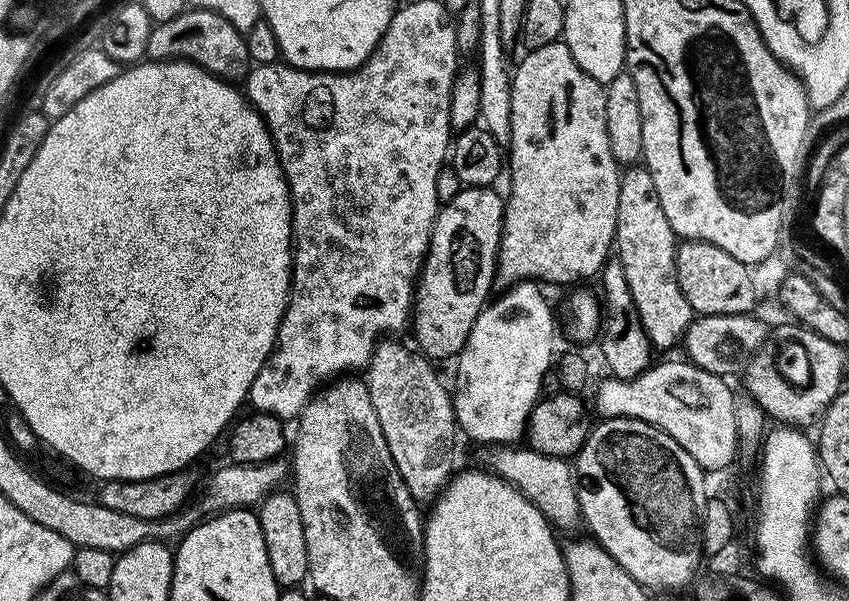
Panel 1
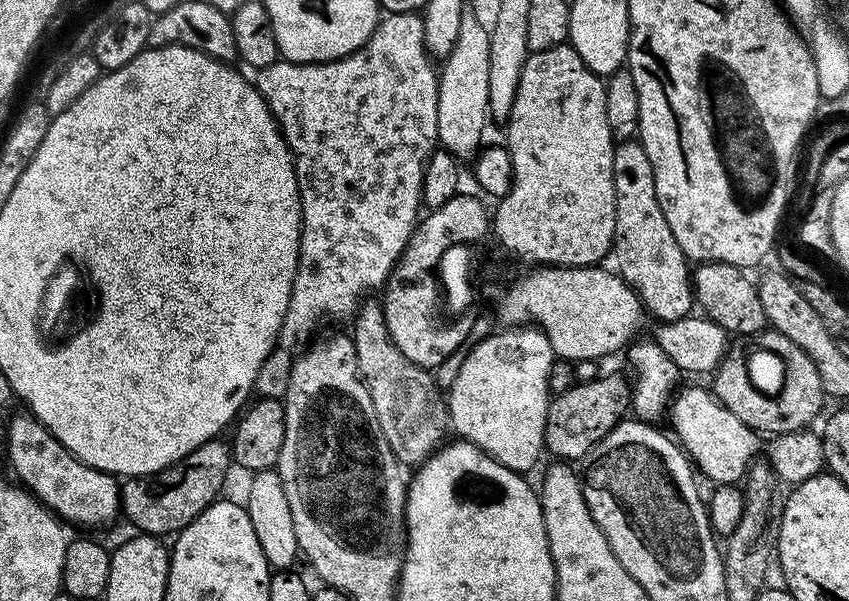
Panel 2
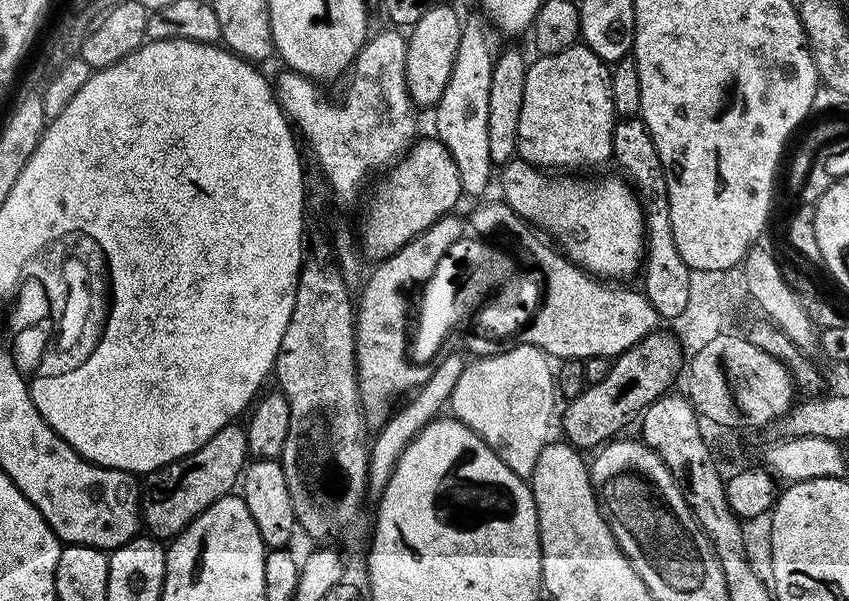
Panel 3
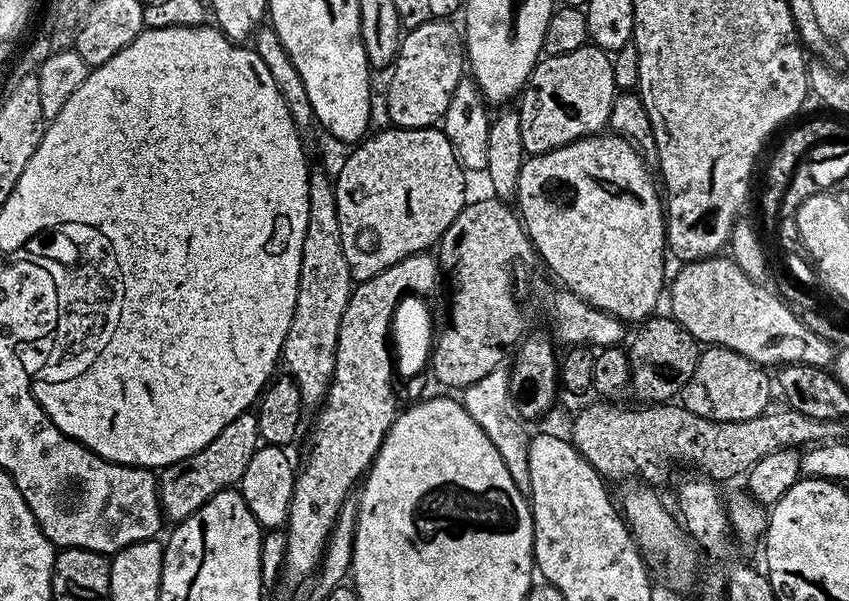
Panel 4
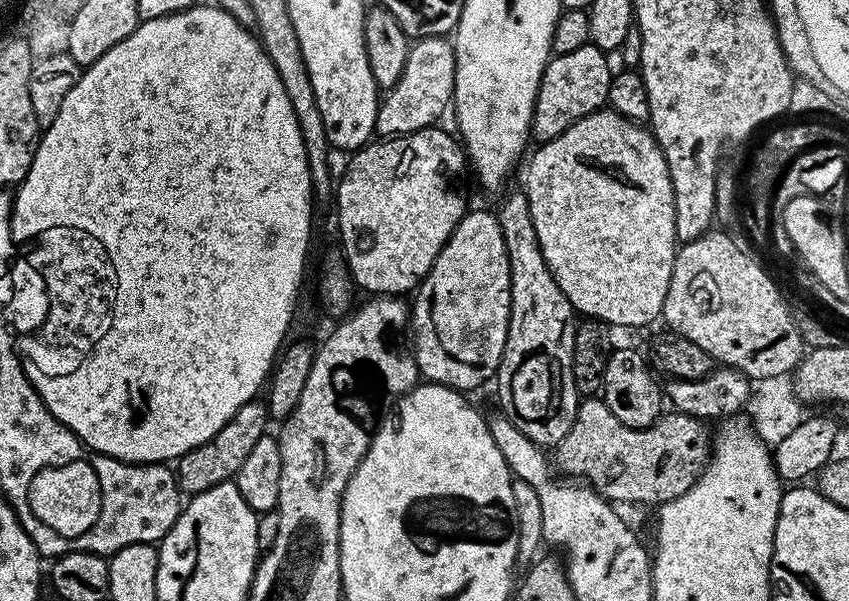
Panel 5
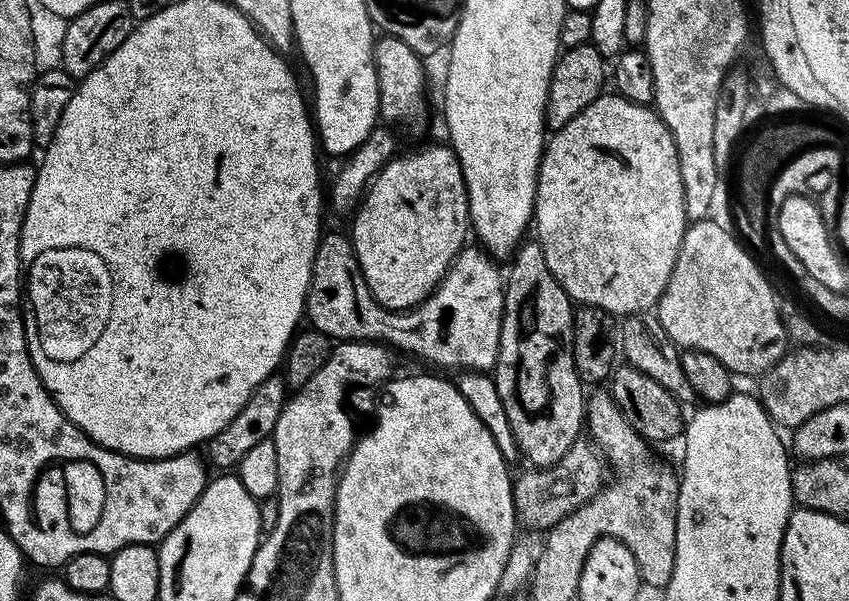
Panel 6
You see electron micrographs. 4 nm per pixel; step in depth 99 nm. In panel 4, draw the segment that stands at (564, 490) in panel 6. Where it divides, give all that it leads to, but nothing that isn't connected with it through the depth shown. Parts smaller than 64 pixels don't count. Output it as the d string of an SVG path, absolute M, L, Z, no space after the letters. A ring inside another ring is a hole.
M596 402L600 404L588 404L576 417L572 420L572 433L570 433L570 439L572 445L578 449L582 454L582 458L586 458L586 462L590 462L590 466L594 466L594 470L603 476L605 481L613 482L612 480L624 480L627 476L640 476L641 481L644 482L656 482L652 480L660 480L668 472L668 467L671 464L693 464L696 468L701 468L703 475L709 480L717 482L723 482L723 480L732 480L736 475L746 474L749 472L755 464L762 458L766 458L766 454L774 454L774 450L782 450L783 448L795 448L797 449L800 444L803 446L812 446L817 442L828 442L833 439L832 432L830 429L829 421L819 420L818 418L806 418L806 414L802 414L798 410L793 408L785 407L784 412L775 412L775 410L769 410L764 413L763 416L758 418L750 418L749 420L743 420L742 422L714 422L710 418L702 418L698 414L694 414L690 410L684 408L683 403L680 402L665 402L662 404L648 404L647 406L636 406L640 408L616 408L620 406L613 406L608 402Z

